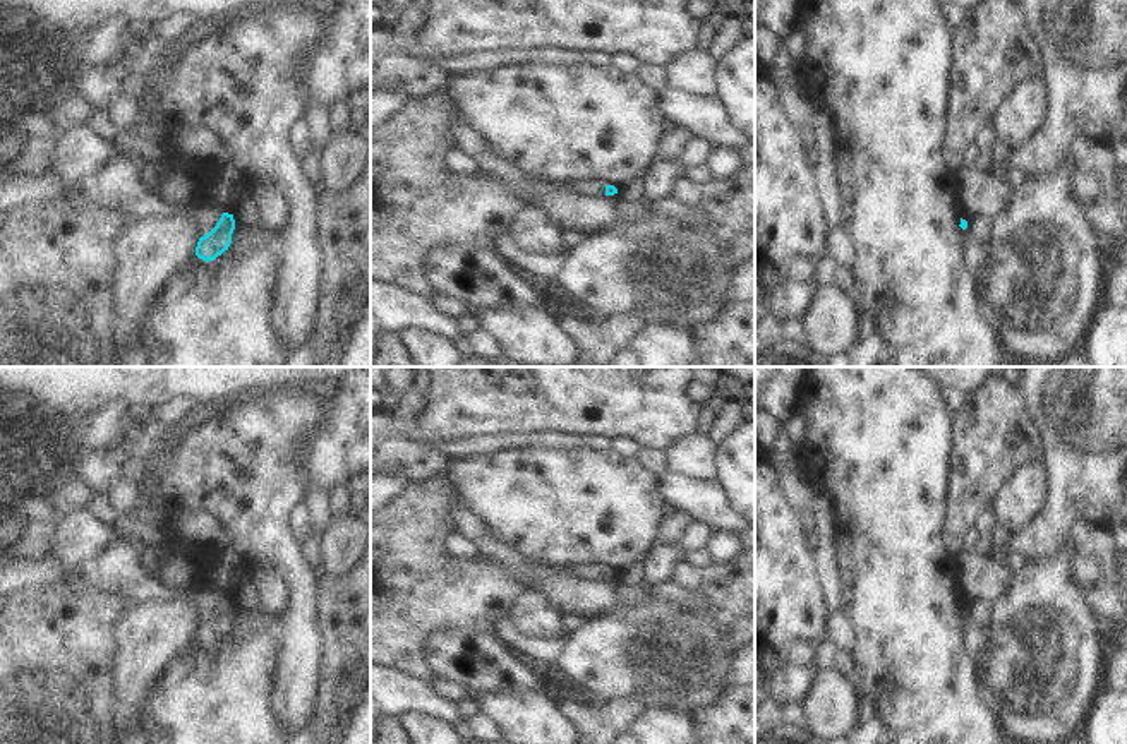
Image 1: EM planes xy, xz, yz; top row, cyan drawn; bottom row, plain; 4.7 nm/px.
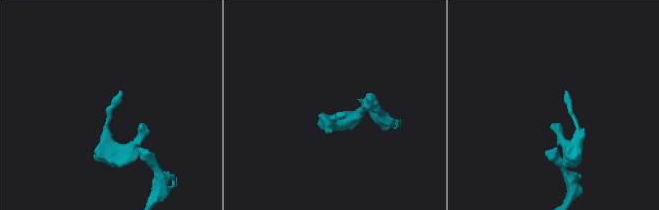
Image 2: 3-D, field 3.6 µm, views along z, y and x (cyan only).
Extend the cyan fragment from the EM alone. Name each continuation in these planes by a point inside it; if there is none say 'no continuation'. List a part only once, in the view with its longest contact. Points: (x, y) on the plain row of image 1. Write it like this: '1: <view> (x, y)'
no continuation

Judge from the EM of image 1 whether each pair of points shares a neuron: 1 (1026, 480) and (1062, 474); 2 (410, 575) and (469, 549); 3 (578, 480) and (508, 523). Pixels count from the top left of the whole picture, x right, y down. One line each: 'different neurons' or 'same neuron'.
1: different neurons
2: different neurons
3: same neuron

